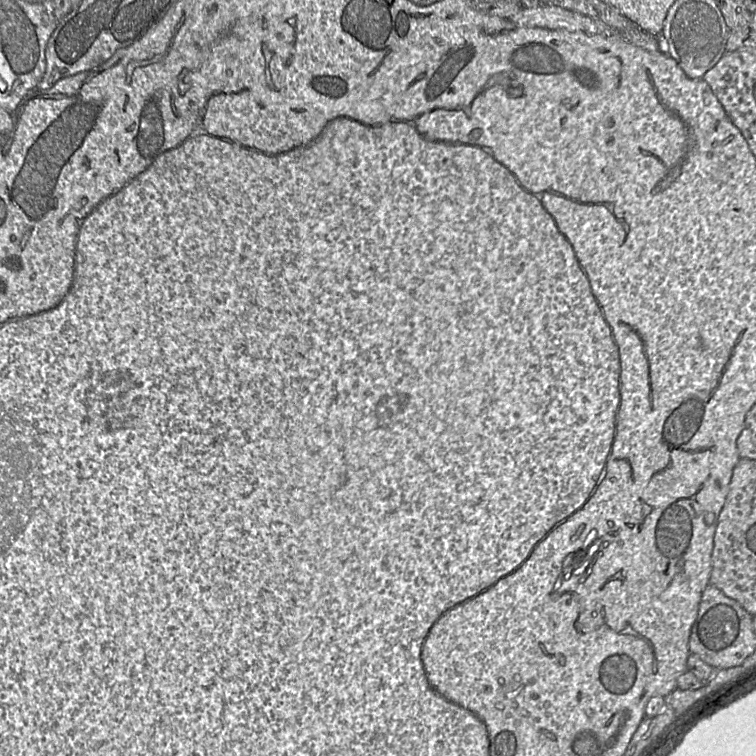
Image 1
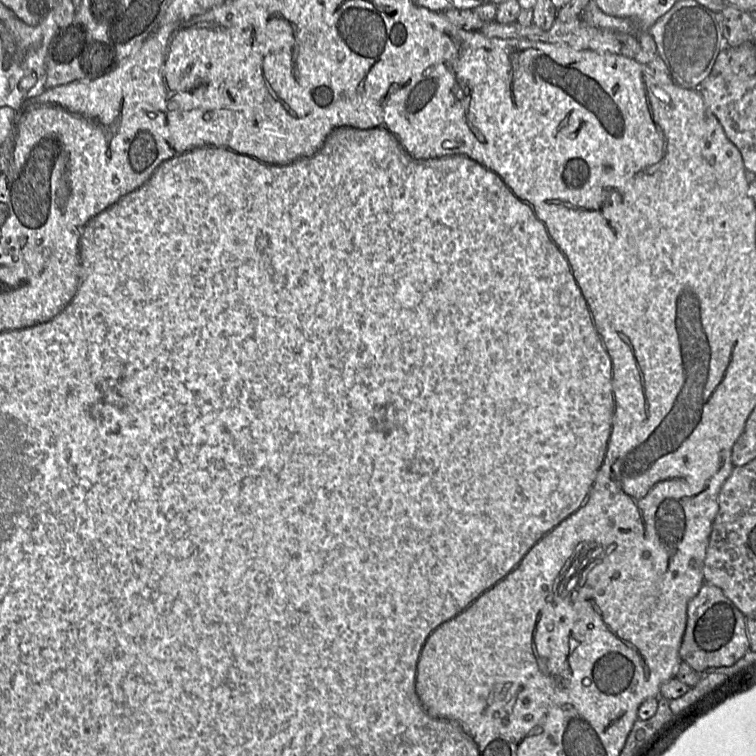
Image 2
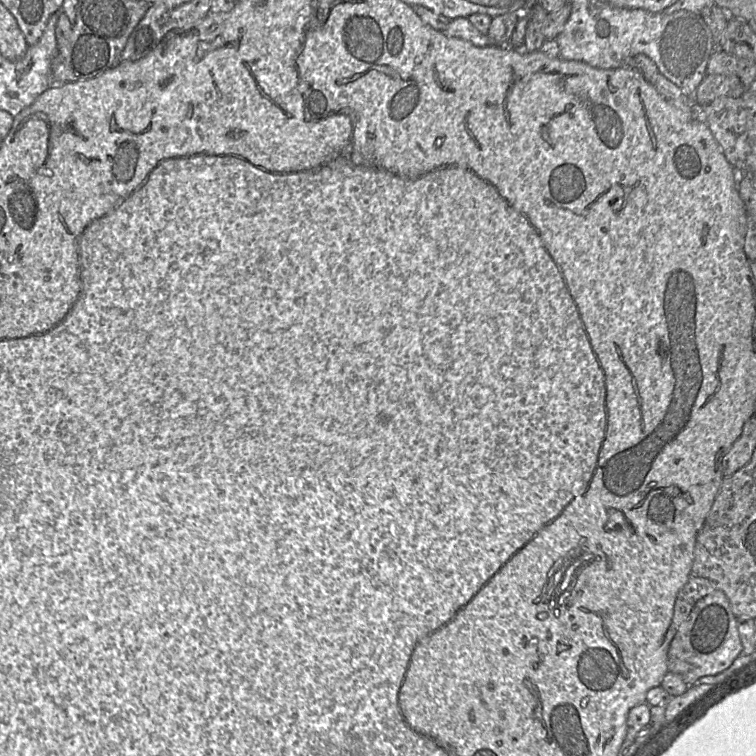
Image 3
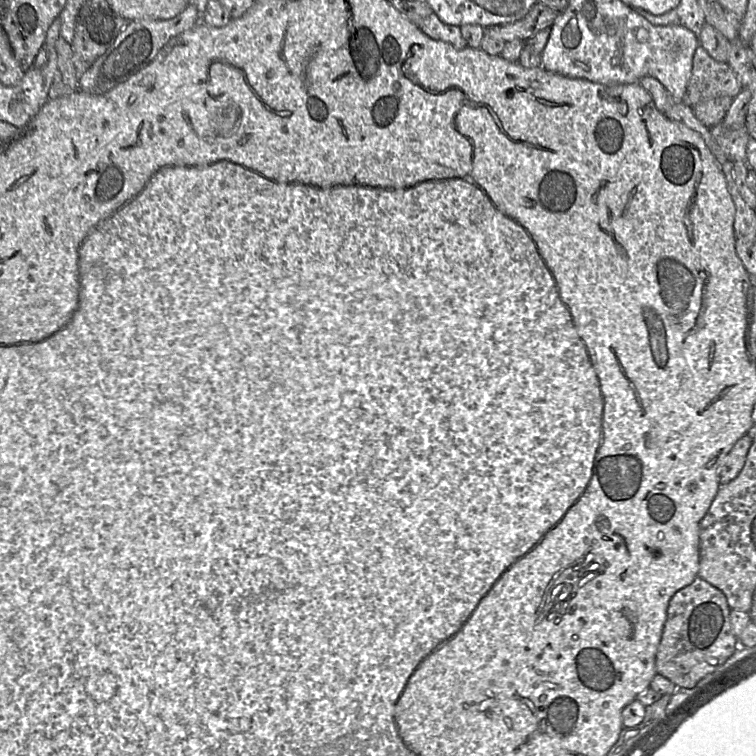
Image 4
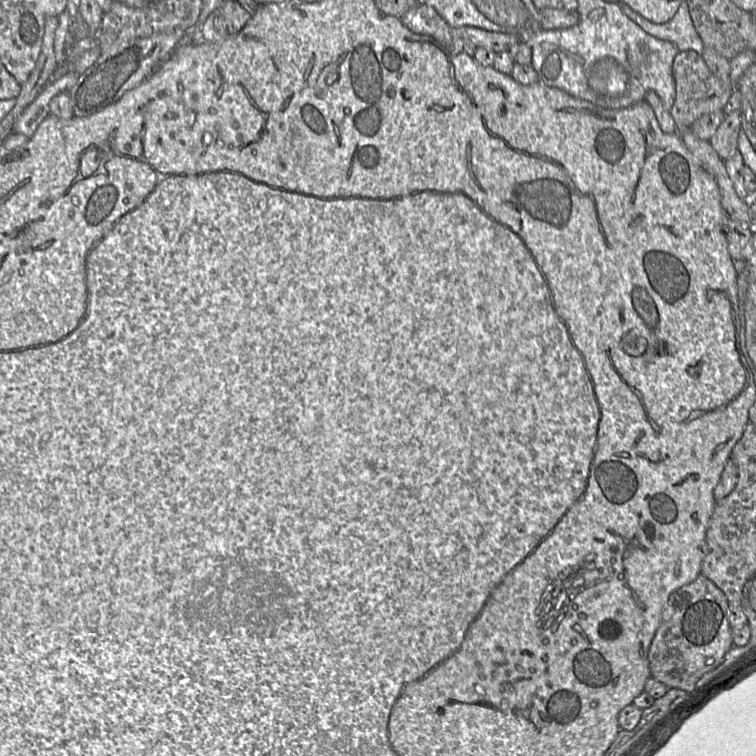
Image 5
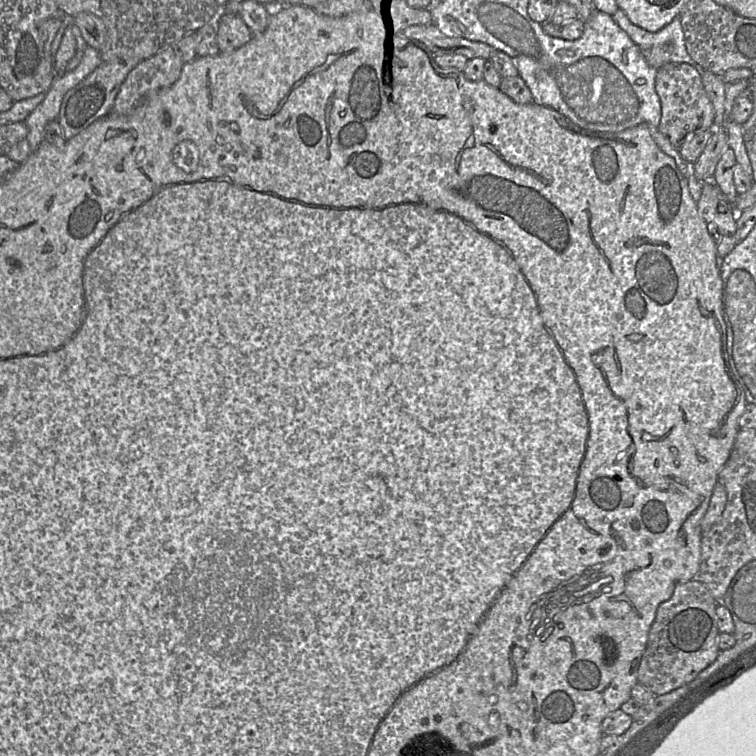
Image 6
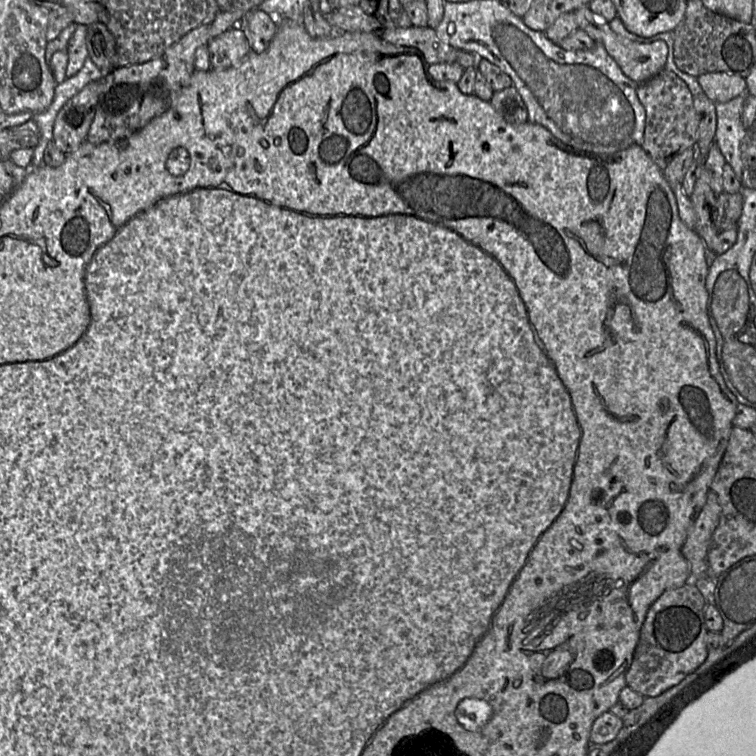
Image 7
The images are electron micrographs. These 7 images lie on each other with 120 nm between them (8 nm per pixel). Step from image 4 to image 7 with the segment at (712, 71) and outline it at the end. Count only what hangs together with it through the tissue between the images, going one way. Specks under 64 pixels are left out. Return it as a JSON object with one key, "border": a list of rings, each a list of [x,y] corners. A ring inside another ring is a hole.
{"border":[[[661,70],[637,85],[637,96],[645,109],[645,127],[640,146],[650,159],[664,170],[668,163],[684,150],[695,146],[699,116],[687,84],[673,71]]]}

